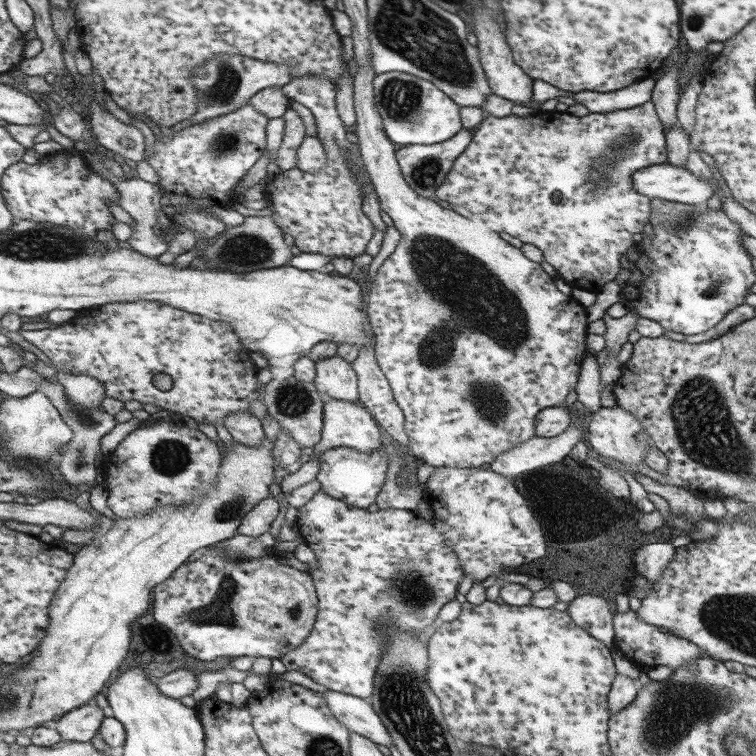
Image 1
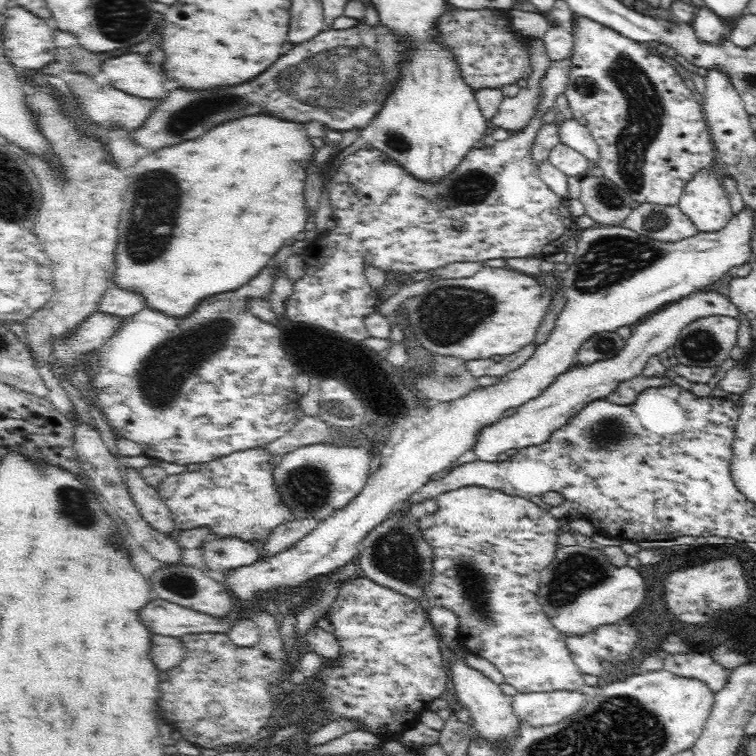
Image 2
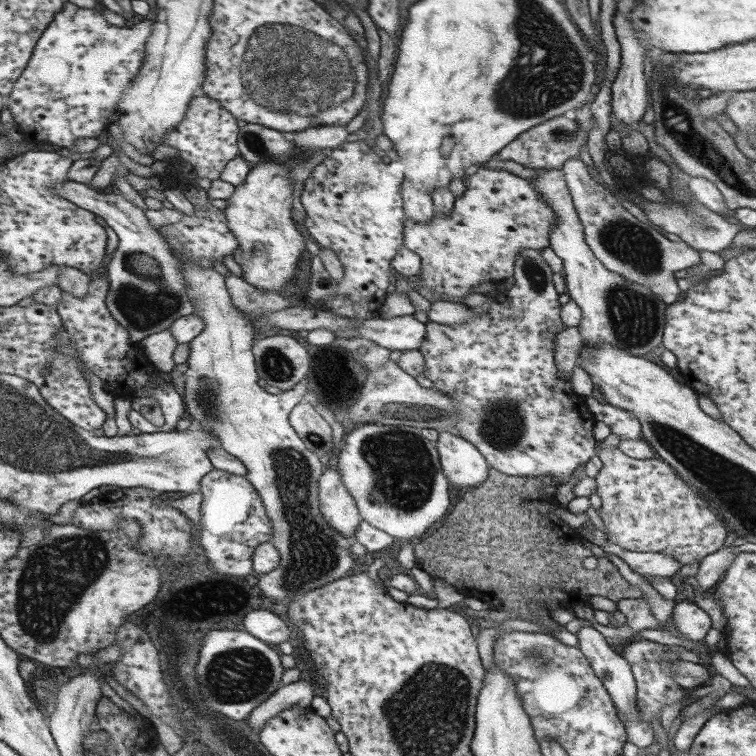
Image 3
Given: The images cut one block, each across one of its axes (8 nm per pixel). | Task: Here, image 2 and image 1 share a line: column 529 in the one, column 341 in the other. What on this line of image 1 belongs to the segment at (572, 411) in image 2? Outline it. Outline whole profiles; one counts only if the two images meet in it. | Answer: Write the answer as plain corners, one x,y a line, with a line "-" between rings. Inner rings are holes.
325,399
323,416
322,436
314,446
316,450
324,452
330,448
346,446
370,454
372,450
383,449
385,440
382,438
378,423
358,401
346,402
344,400

